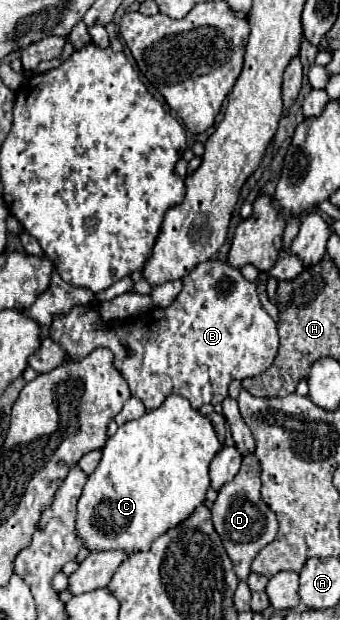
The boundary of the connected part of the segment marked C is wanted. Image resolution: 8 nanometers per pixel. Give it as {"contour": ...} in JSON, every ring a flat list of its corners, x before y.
{"contour":[[177,395,167,397,159,409,127,421,107,439,101,463,93,475,89,475,77,505,77,535,91,551,121,549,129,555,147,551,159,535,185,521,205,501,209,489,209,463,219,451,221,443,217,441,211,421,201,411,193,409,187,399]]}

